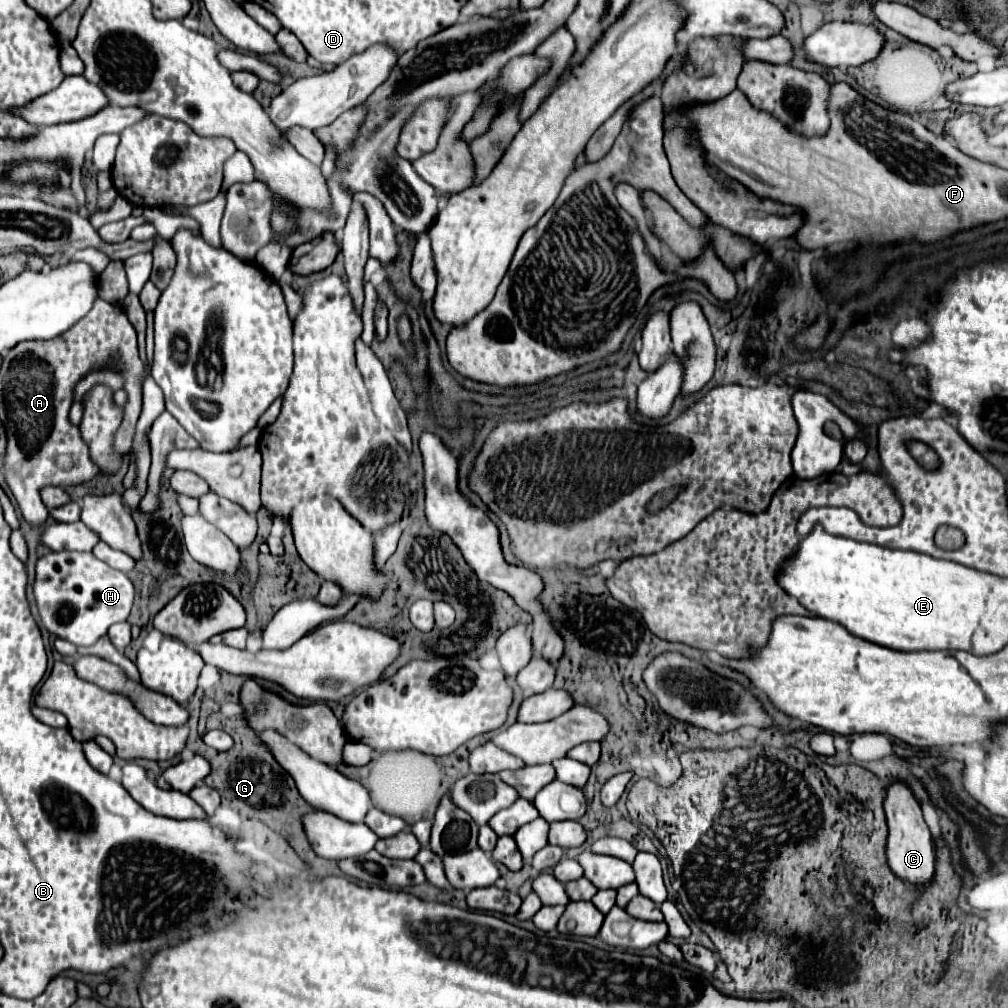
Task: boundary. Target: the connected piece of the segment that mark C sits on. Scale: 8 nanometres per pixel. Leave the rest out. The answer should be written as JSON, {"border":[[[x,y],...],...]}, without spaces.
{"border":[[[896,782],[888,786],[884,800],[886,820],[888,820],[888,842],[886,842],[886,864],[904,882],[924,888],[934,876],[934,844],[930,830],[922,818],[918,800],[912,796],[906,784]]]}

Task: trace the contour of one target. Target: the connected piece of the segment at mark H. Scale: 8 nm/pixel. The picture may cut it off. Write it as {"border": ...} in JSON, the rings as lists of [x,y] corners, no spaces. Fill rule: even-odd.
{"border":[[[68,550],[38,558],[32,592],[46,630],[76,646],[90,646],[104,636],[112,624],[124,622],[134,600],[134,586],[124,572],[110,568],[92,552]]]}

